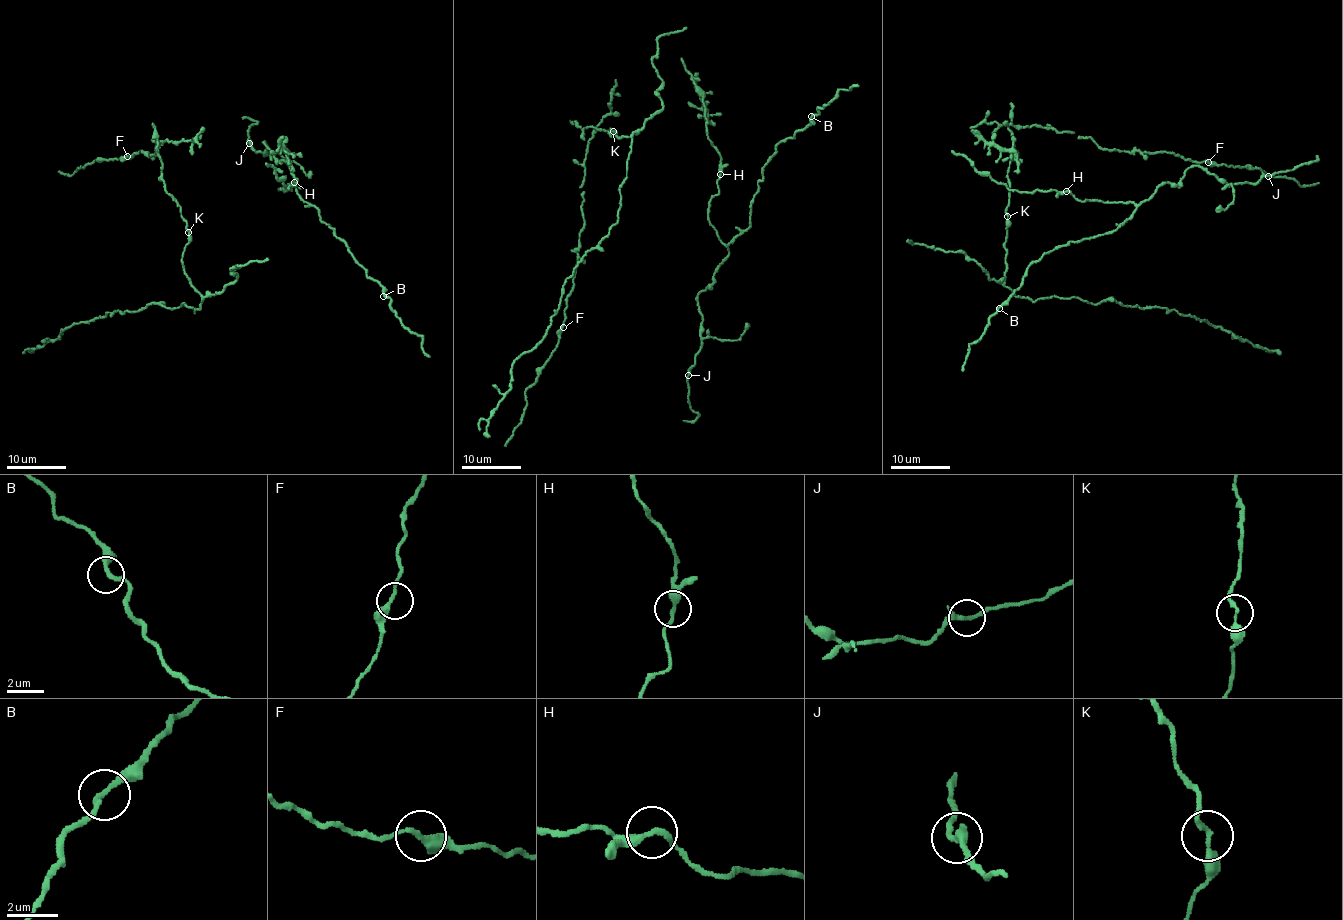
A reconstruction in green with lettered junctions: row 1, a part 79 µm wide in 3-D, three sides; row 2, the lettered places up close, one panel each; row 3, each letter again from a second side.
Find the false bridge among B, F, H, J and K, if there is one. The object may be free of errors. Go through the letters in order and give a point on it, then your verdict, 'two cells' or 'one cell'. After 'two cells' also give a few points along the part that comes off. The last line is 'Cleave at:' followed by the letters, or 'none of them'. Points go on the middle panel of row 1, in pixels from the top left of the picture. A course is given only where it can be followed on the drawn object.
B: at (811, 116); one cell
F: at (563, 327); one cell
H: at (720, 174); one cell
J: at (688, 375); one cell
K: at (613, 131); one cell
Cleave at: none of them

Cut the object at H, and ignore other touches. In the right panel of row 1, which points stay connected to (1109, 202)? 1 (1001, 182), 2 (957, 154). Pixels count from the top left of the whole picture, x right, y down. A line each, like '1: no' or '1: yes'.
1: no
2: no

